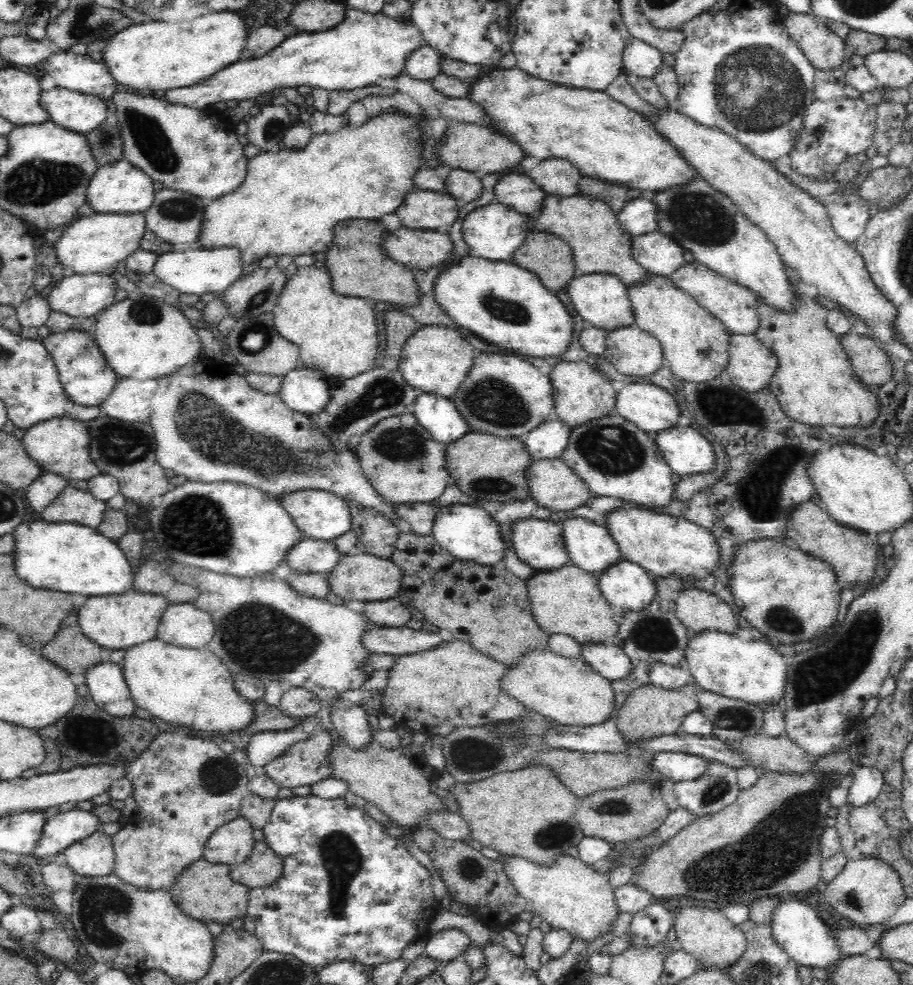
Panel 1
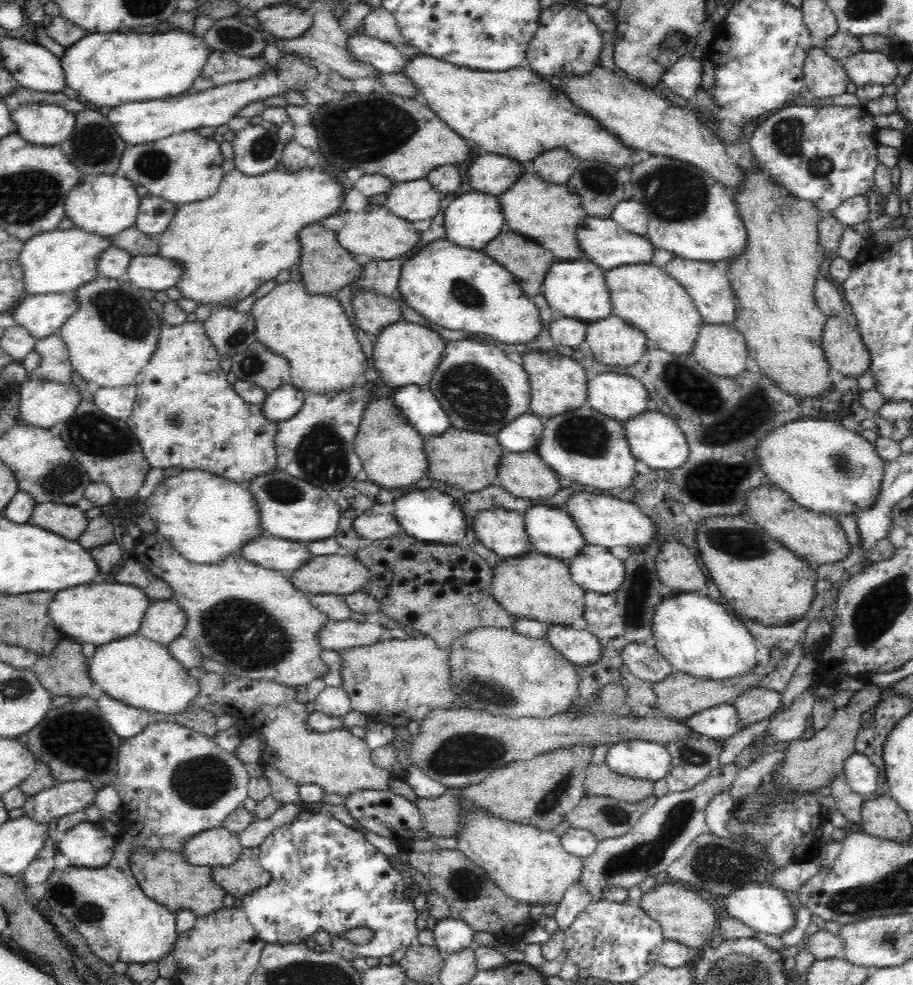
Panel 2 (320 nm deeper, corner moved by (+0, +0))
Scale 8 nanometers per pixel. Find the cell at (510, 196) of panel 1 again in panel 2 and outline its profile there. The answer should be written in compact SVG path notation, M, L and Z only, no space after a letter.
M481 152L476 158L468 160L466 175L468 175L468 183L472 186L472 191L498 197L502 192L508 191L508 188L511 188L512 184L515 184L516 180L524 175L524 166L510 157Z

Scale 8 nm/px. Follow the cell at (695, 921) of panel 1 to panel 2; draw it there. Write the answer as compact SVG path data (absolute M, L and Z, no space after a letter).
M669 881L642 893L638 905L648 917L659 923L664 940L676 941L688 948L704 949L709 939L715 935L718 926L714 909L708 902L686 889L681 882Z

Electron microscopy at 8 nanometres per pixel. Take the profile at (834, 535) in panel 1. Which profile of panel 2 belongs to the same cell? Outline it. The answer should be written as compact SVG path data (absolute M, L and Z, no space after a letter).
M764 484L752 488L746 496L746 511L744 515L754 523L760 525L768 536L778 539L786 548L790 549L796 556L804 559L814 570L820 564L838 562L848 556L848 541L846 533L840 527L840 523L834 519L834 514L826 512L812 512L801 507L792 497L784 491Z

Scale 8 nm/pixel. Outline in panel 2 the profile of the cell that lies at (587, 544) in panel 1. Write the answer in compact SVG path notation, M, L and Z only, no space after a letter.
M534 506L524 510L524 529L532 550L566 561L580 553L584 537L564 509Z

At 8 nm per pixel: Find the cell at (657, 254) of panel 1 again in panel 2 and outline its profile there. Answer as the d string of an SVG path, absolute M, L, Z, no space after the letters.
M586 216L583 224L576 228L576 241L586 260L598 265L605 272L624 264L650 263L655 247L646 236L638 236L620 228L614 219Z

